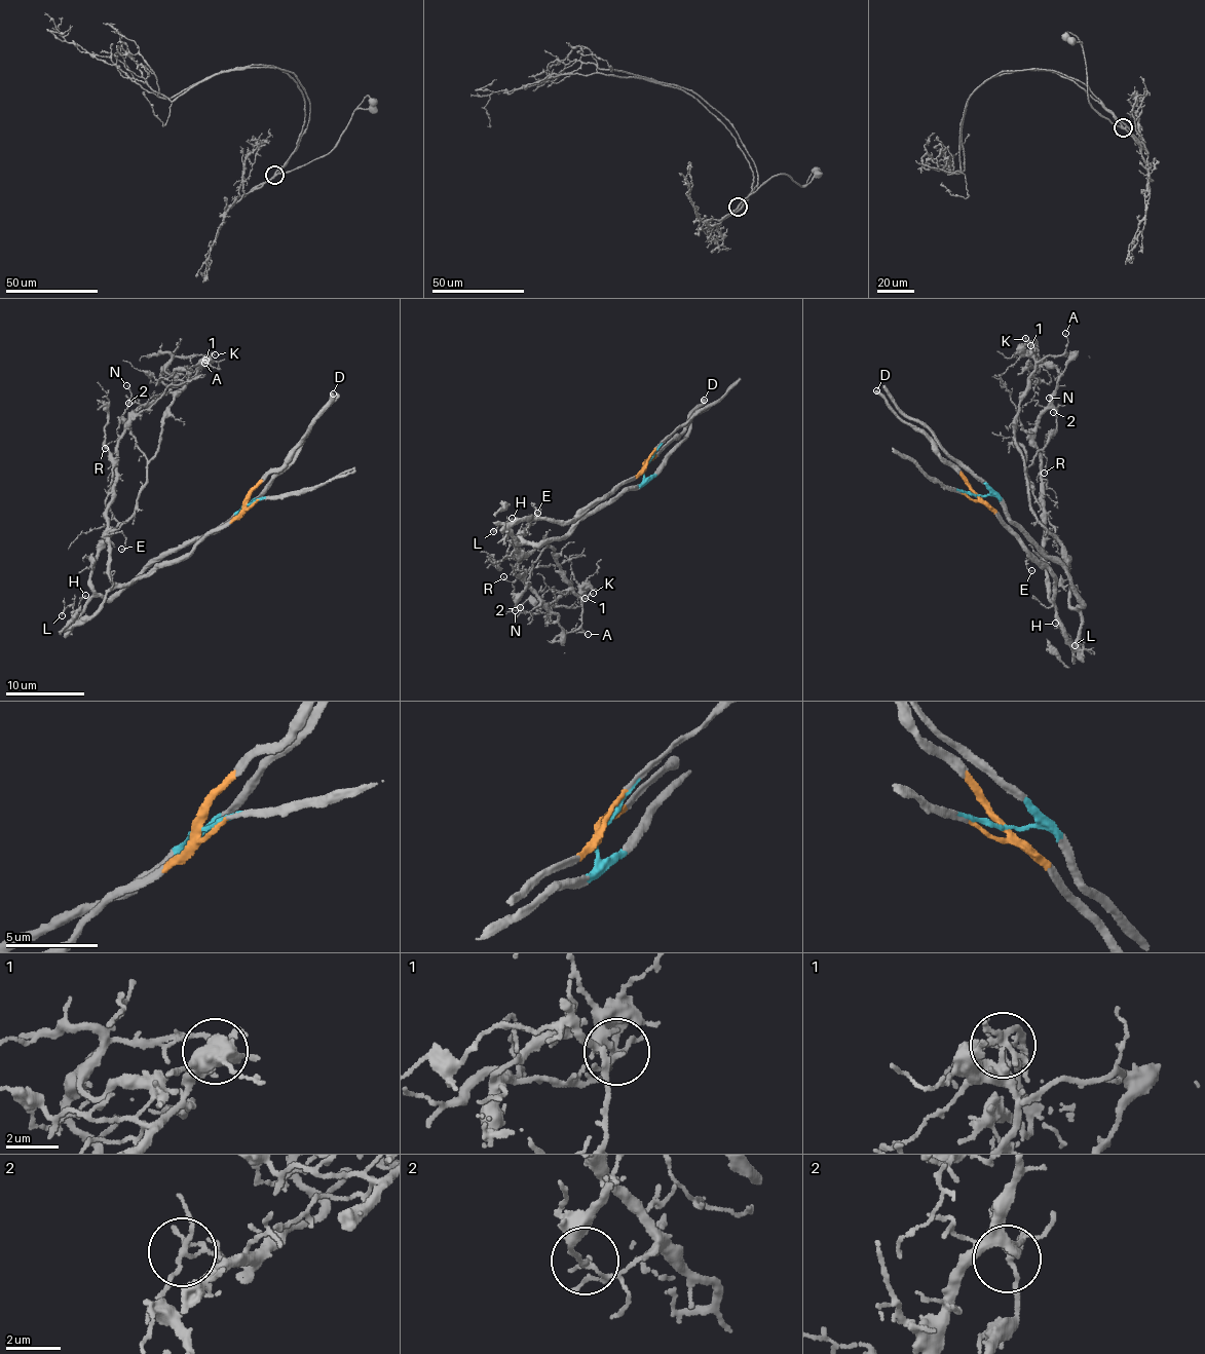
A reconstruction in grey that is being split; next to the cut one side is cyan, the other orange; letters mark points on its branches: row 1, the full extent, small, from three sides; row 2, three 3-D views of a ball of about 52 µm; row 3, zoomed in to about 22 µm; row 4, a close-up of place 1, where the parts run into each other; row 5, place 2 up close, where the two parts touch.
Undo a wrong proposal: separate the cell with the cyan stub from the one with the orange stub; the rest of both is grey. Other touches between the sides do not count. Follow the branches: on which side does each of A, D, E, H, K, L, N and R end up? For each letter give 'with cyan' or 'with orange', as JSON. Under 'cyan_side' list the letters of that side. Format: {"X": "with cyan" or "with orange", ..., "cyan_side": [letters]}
{"A": "with cyan", "D": "with orange", "E": "with orange", "H": "with orange", "K": "with cyan", "L": "with orange", "N": "with cyan", "R": "with cyan", "cyan_side": ["A", "K", "N", "R"]}

